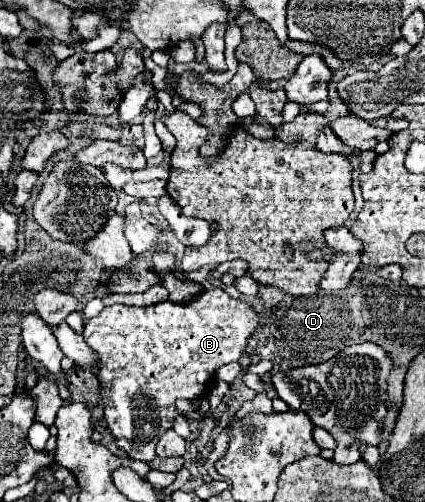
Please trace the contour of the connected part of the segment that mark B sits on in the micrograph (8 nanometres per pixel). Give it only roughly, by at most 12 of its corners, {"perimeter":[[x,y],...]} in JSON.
{"perimeter":[[221,288],[187,304],[105,306],[99,358],[117,448],[155,454],[259,322]]}

